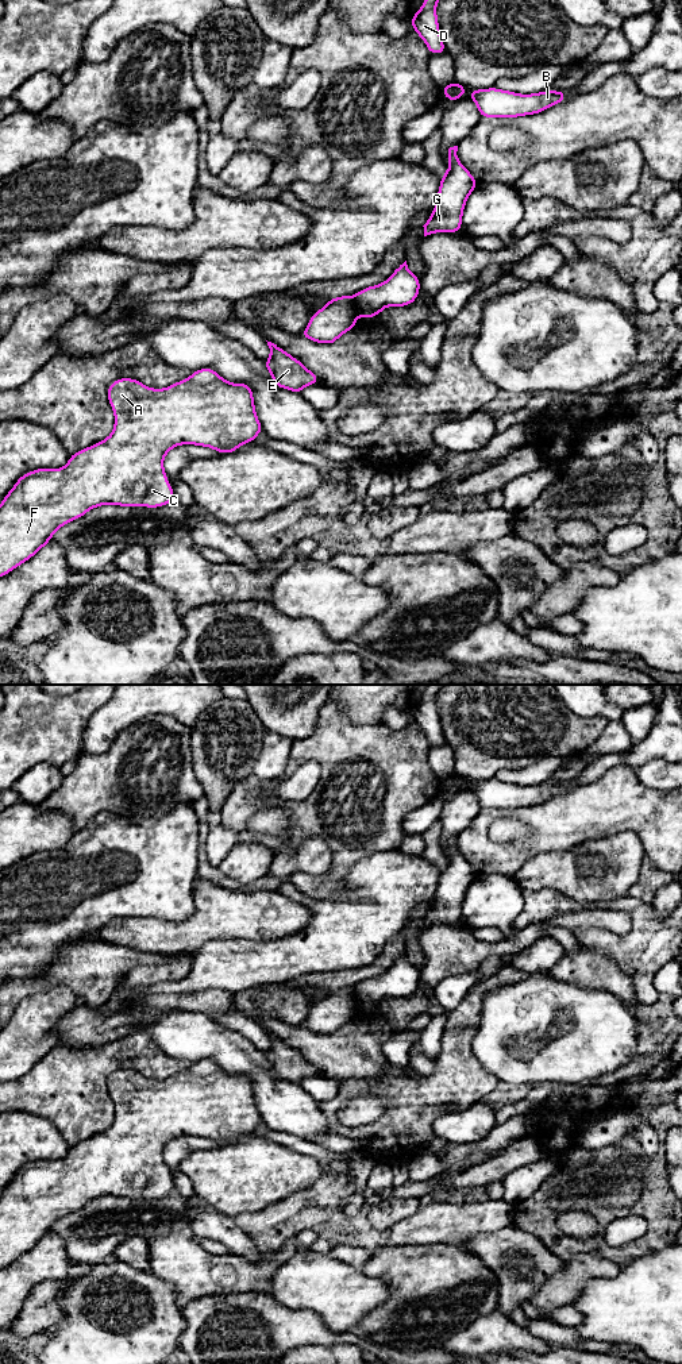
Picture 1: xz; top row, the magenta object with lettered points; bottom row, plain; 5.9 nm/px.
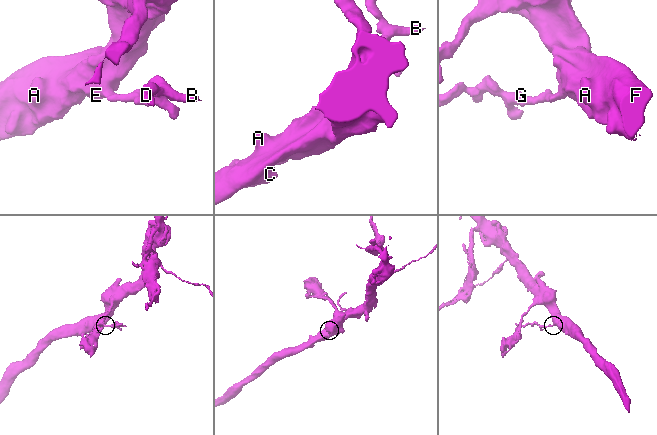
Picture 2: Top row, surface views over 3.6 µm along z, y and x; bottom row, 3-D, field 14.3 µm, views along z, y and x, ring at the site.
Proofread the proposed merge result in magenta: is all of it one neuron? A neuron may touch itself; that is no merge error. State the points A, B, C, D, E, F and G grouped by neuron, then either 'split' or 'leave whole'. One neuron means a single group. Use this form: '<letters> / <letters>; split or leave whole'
A C E F / B D G; split

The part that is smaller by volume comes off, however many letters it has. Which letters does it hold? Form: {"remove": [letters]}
{"remove": ["B", "D", "G"]}

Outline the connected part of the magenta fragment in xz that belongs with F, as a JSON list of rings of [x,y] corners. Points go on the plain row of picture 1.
[[[200,1060],[165,1080],[151,1080],[134,1070],[113,1072],[107,1087],[115,1106],[112,1125],[72,1145],[62,1160],[23,1165],[0,1197],[0,1269],[43,1240],[58,1219],[105,1195],[158,1199],[174,1192],[163,1149],[180,1136],[211,1138],[220,1145],[253,1134],[263,1120],[255,1105],[253,1080],[232,1075],[213,1060]]]

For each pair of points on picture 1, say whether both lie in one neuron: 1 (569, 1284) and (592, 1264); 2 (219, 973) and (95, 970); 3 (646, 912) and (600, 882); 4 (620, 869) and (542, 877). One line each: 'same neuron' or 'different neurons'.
1: same neuron
2: different neurons
3: different neurons
4: same neuron

